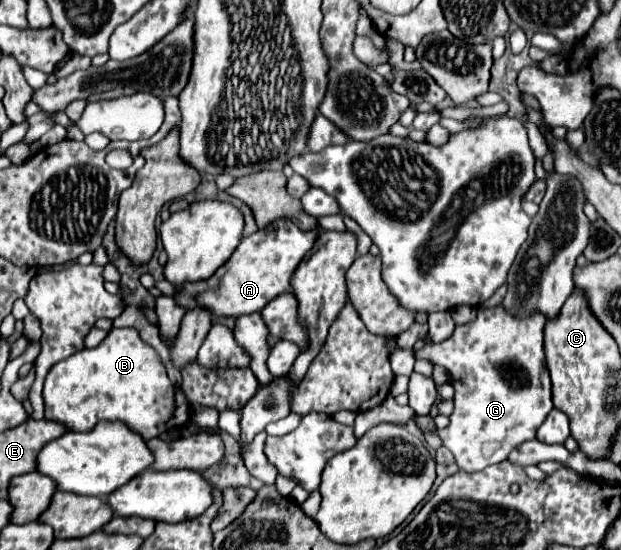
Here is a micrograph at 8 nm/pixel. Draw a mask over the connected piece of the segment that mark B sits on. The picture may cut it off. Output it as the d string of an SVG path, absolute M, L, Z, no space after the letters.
M125 327L125 329L111 329L107 337L93 349L81 349L73 357L59 361L51 367L45 387L43 387L43 399L45 399L45 417L63 423L69 431L91 431L97 421L109 419L109 421L123 421L133 431L141 433L143 439L153 439L161 431L167 429L169 419L175 415L175 409L185 403L189 405L185 393L173 385L167 377L167 371L155 353L151 345L147 345L137 329Z

